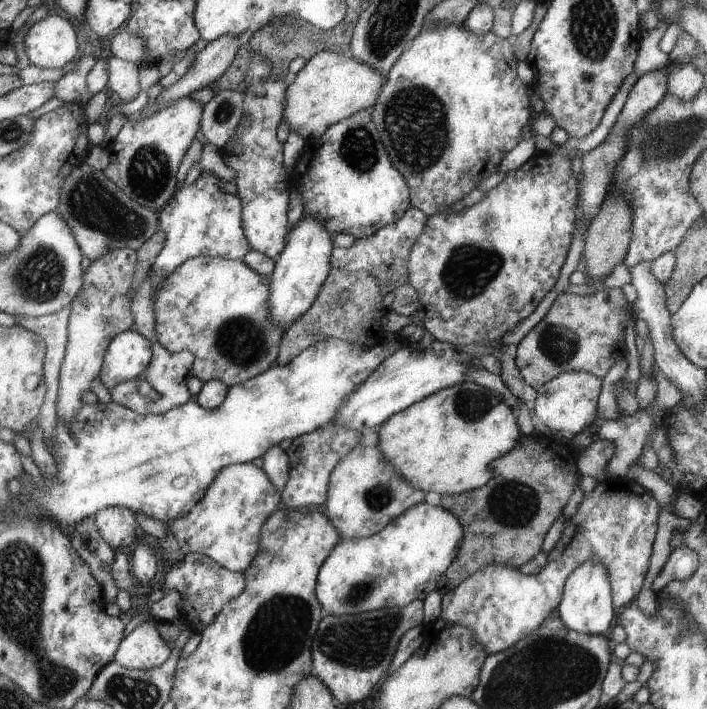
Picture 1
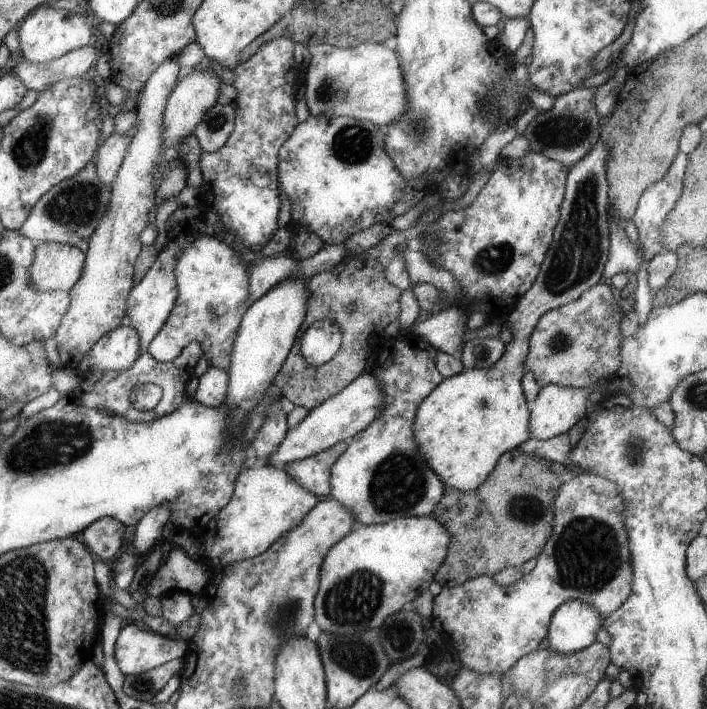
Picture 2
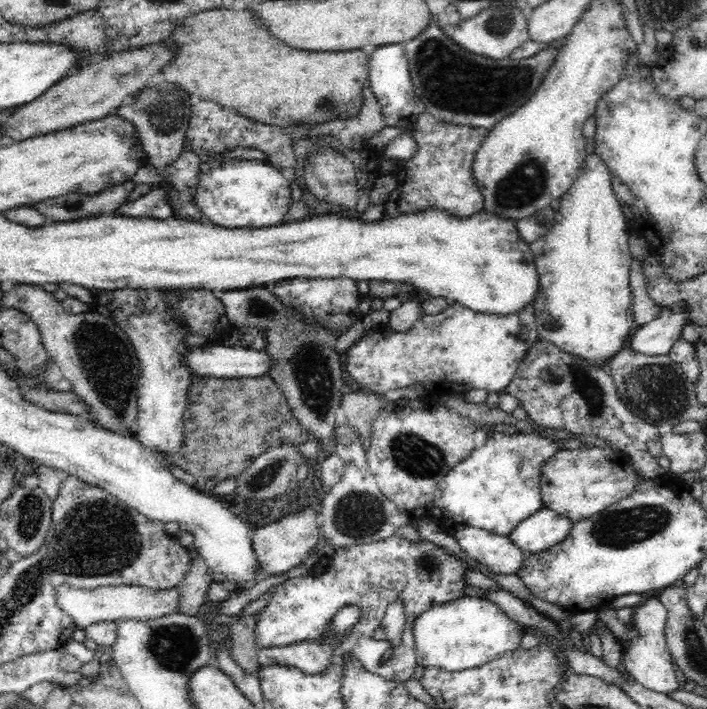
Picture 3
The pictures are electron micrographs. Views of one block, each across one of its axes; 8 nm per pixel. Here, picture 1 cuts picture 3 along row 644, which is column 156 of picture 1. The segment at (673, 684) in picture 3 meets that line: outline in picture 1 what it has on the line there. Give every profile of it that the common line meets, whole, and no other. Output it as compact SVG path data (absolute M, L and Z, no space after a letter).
M150 619L122 638L114 661L123 668L146 671L165 664L171 653L158 633L155 620Z

